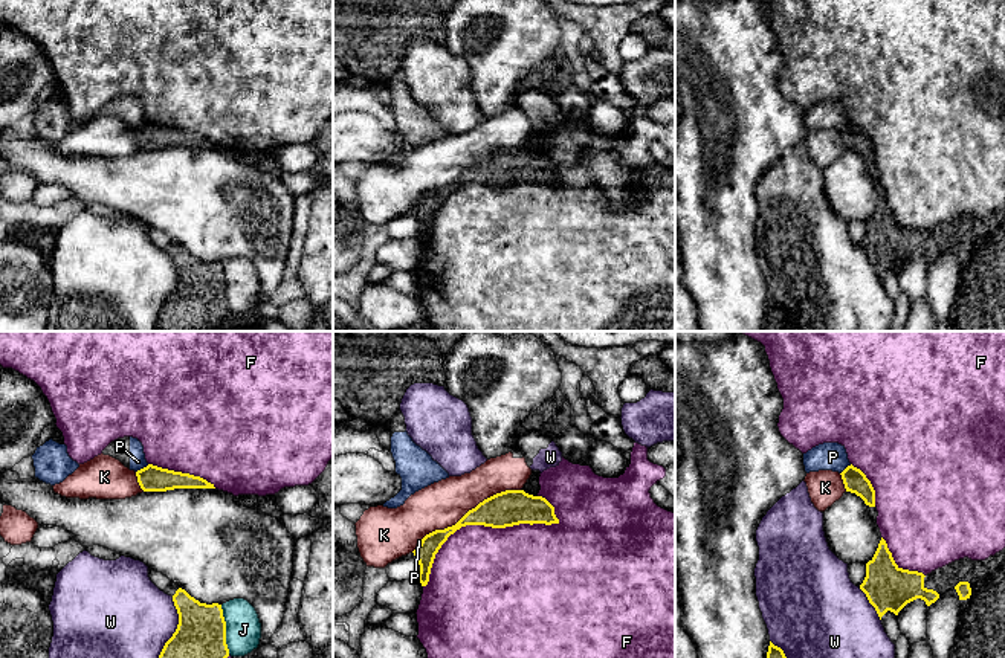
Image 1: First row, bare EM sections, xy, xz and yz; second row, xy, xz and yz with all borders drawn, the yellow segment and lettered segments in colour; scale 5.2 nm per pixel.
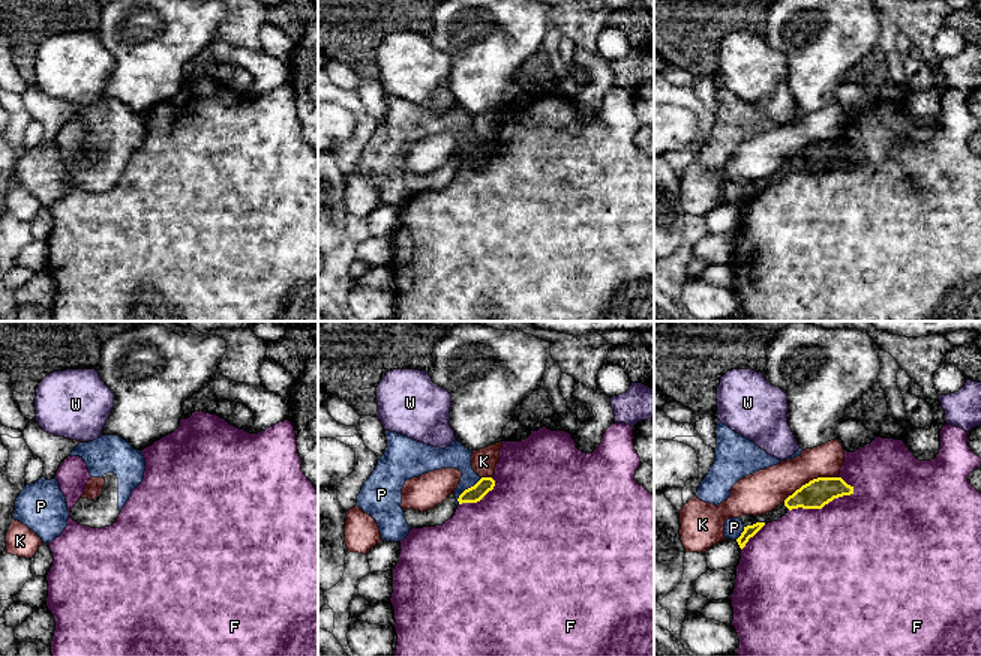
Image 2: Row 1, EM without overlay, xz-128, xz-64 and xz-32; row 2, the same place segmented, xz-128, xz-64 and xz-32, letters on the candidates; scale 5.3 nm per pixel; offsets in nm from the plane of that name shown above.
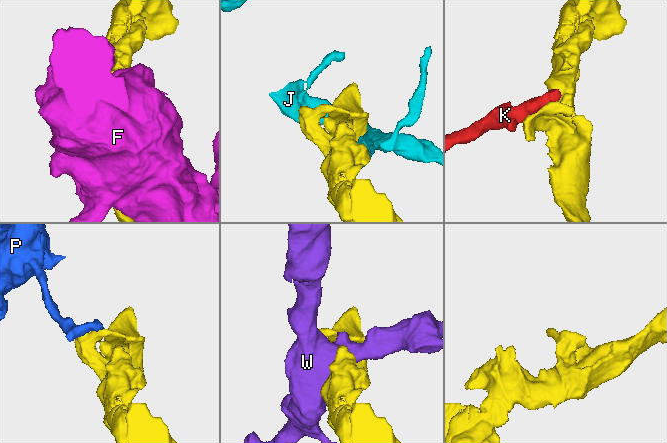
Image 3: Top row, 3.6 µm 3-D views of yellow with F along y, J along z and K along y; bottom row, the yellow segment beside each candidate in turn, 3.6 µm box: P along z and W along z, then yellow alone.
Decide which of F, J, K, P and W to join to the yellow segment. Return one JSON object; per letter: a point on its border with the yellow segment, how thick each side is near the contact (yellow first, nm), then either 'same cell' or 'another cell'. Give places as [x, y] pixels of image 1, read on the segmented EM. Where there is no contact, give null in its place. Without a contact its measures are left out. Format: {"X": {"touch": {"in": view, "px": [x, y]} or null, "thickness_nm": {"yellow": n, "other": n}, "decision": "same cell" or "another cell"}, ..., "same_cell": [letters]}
{"F": {"touch": {"in": "xz", "px": [484, 525]}, "thickness_nm": {"yellow": 190, "other": 500}, "decision": "another cell"}, "J": {"touch": {"in": "xy", "px": [225, 629]}, "thickness_nm": {"yellow": 260, "other": 190}, "decision": "another cell"}, "K": {"touch": {"in": "xz", "px": [469, 510]}, "thickness_nm": {"yellow": 190, "other": 240}, "decision": "another cell"}, "P": {"touch": {"in": "xy", "px": [144, 467]}, "thickness_nm": {"yellow": 140, "other": 90}, "decision": "another cell"}, "W": {"touch": {"in": "xy", "px": [177, 628]}, "thickness_nm": {"yellow": 260, "other": 420}, "decision": "another cell"}, "same_cell": []}

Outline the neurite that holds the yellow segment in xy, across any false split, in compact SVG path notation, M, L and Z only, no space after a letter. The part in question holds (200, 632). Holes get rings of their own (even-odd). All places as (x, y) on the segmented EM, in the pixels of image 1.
M182 588L176 591L173 602L179 624L159 658L228 658L221 605L200 603Z

